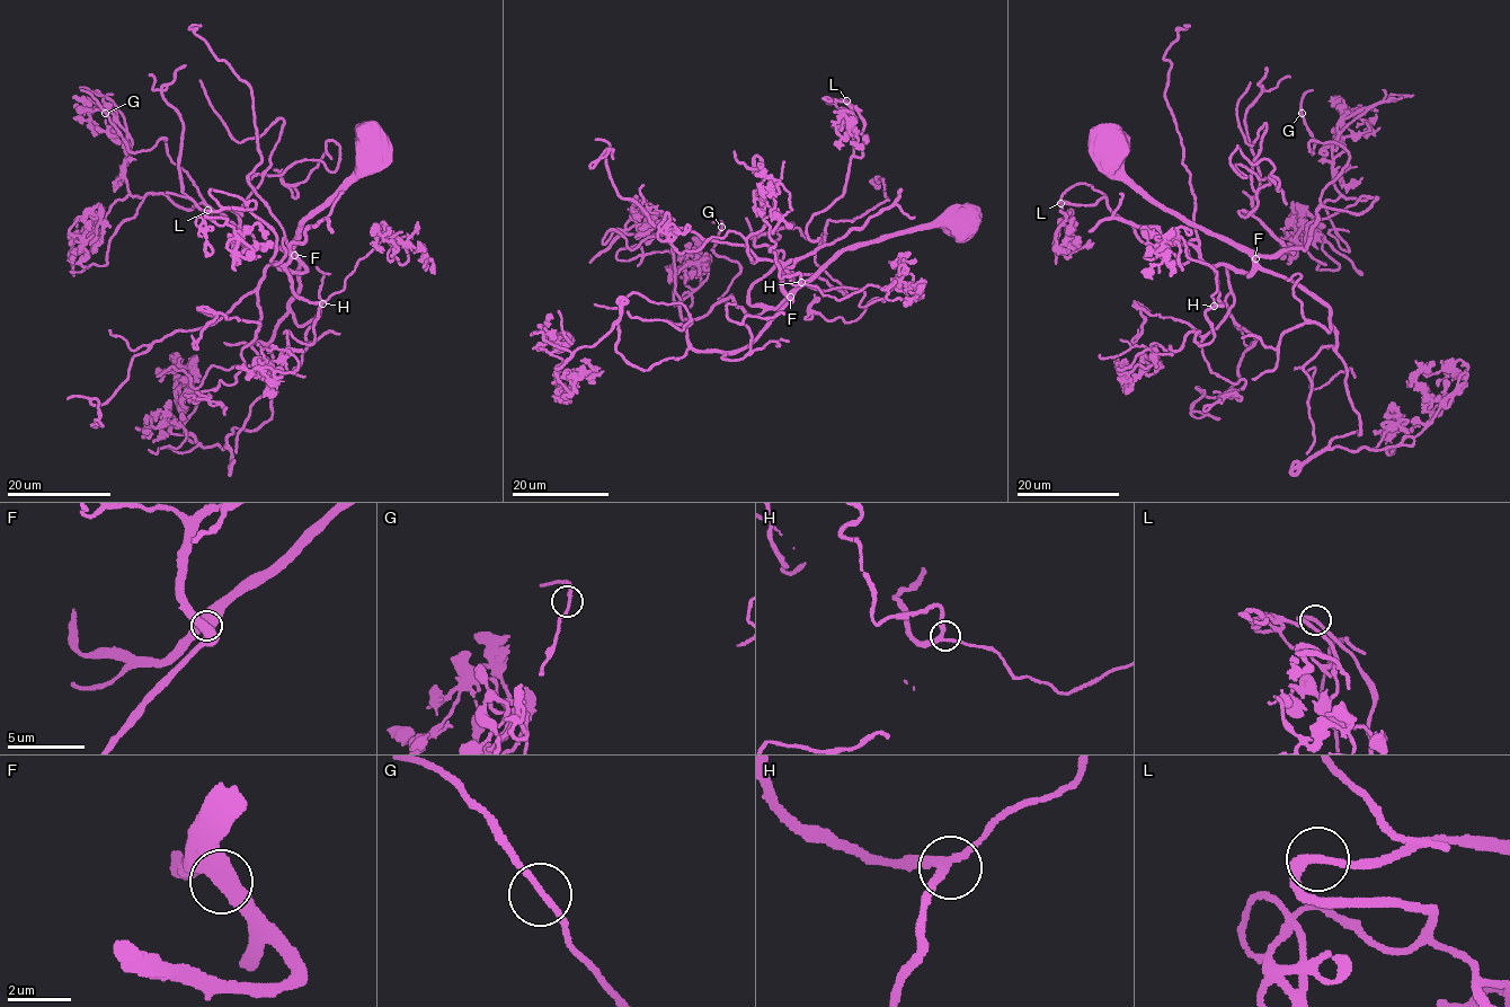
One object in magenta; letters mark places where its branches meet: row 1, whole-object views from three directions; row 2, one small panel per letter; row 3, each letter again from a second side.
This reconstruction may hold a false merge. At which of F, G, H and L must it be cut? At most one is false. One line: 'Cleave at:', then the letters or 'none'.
Cleave at: none

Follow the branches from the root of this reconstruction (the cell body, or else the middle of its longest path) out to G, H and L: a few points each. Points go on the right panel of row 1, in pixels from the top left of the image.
G: (1111, 148), (1197, 226), (1260, 255), (1305, 249), (1349, 158), (1332, 141), (1311, 152), (1300, 113)
H: (1111, 148), (1128, 178), (1145, 193), (1251, 257), (1250, 275), (1224, 264), (1215, 267), (1222, 305), (1214, 306)
L: (1111, 148), (1153, 200), (1248, 254), (1250, 275), (1196, 239), (1166, 261), (1106, 197), (1060, 204)

